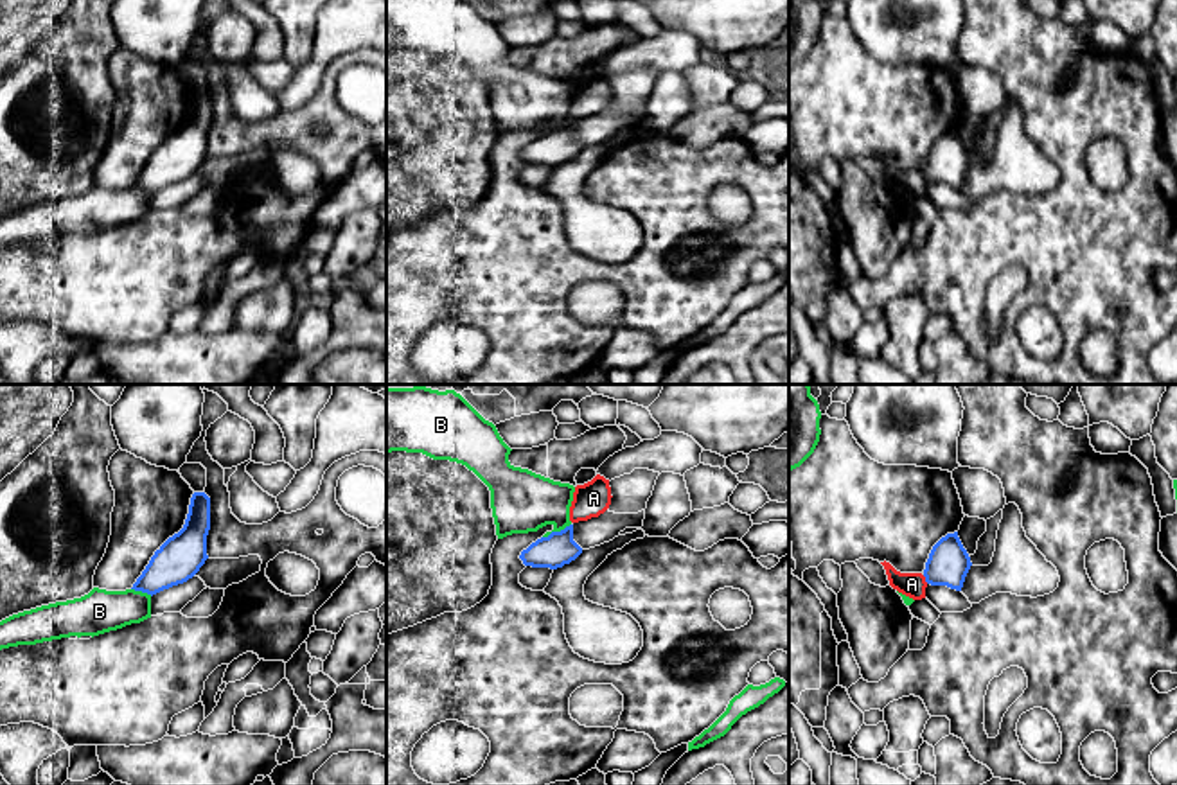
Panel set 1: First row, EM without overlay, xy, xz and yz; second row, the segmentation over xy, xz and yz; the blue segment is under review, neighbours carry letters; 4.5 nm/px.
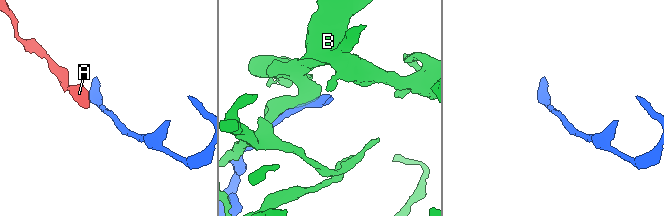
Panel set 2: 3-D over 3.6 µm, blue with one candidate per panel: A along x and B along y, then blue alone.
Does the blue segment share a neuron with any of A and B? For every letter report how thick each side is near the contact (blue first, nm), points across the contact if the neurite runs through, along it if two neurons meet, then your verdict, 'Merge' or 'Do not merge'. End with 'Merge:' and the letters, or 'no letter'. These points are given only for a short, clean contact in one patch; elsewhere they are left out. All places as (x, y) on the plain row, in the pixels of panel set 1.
A: Thickness 190 nm (blue) against 110 nm. Boundary: yz (922, 173), (928, 180). Do not merge
B: Thickness 150 nm (blue) against 280 nm. Do not merge
Merge: no letter

